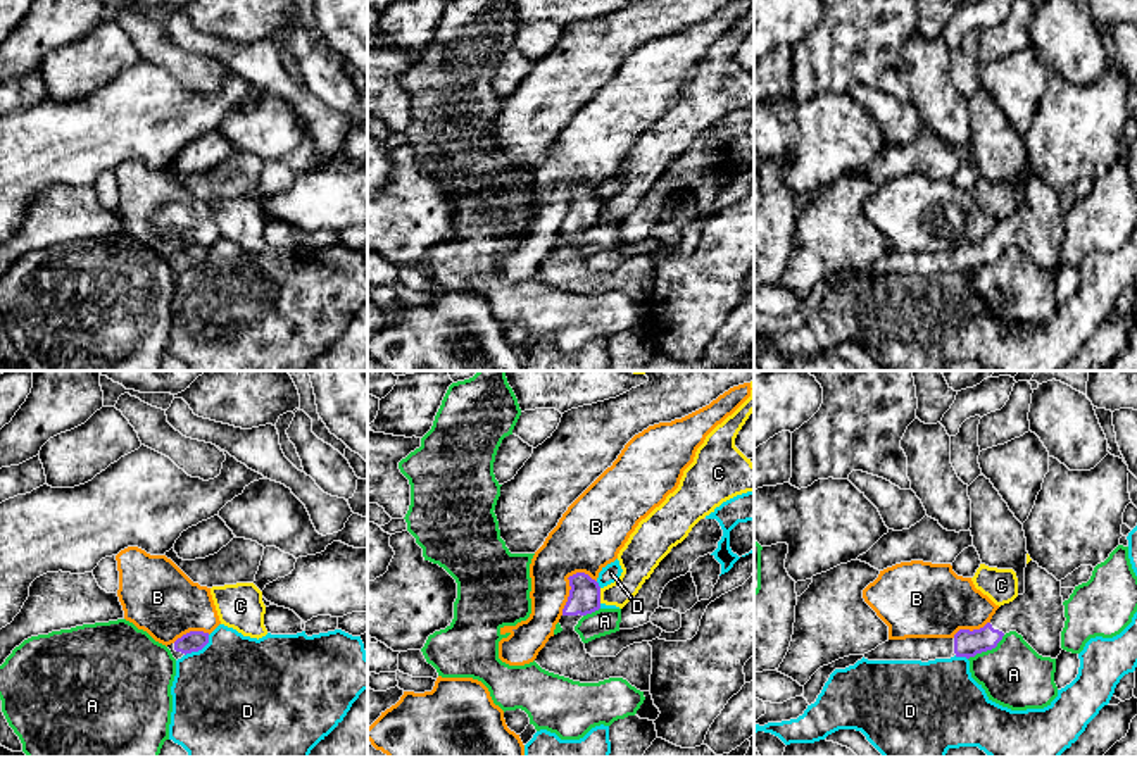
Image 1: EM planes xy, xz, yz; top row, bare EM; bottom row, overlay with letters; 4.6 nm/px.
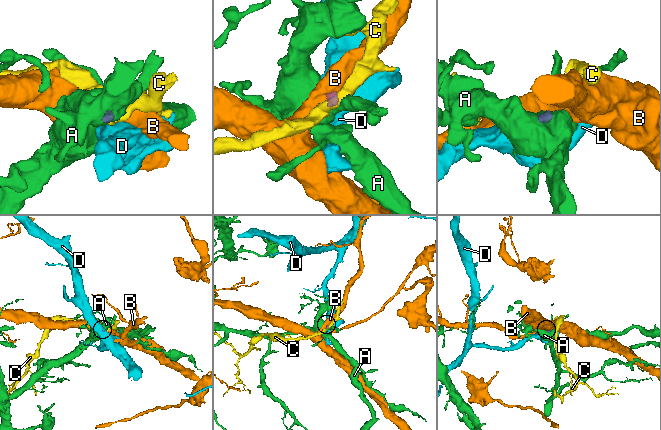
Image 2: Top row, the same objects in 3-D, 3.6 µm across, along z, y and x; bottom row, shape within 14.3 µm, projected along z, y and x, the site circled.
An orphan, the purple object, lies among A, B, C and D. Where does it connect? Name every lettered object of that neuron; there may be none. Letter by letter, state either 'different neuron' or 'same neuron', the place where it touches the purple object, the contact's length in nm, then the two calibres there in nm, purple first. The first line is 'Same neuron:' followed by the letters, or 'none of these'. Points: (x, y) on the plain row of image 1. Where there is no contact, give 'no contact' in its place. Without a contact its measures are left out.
Same neuron: none of these
A: different neuron | yz (987, 262) | 200 nm | 130/300 nm
B: different neuron | xz (570, 197) | 240 nm | 150/320 nm
C: different neuron | xz (599, 209) | 70 nm | 150/170 nm
D: different neuron | xy (199, 262) | 160 nm | 100/480 nm

